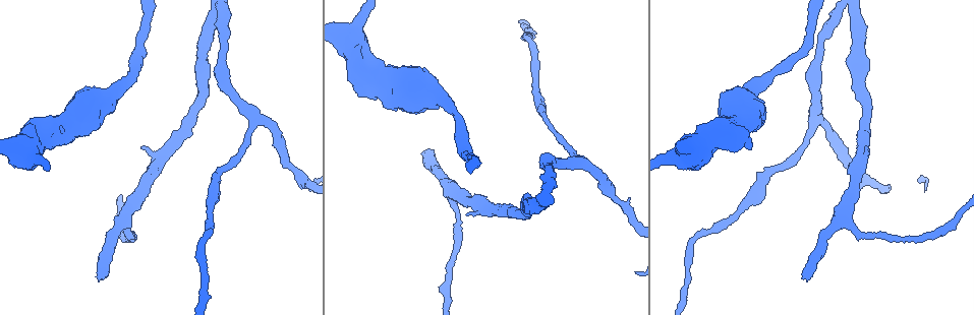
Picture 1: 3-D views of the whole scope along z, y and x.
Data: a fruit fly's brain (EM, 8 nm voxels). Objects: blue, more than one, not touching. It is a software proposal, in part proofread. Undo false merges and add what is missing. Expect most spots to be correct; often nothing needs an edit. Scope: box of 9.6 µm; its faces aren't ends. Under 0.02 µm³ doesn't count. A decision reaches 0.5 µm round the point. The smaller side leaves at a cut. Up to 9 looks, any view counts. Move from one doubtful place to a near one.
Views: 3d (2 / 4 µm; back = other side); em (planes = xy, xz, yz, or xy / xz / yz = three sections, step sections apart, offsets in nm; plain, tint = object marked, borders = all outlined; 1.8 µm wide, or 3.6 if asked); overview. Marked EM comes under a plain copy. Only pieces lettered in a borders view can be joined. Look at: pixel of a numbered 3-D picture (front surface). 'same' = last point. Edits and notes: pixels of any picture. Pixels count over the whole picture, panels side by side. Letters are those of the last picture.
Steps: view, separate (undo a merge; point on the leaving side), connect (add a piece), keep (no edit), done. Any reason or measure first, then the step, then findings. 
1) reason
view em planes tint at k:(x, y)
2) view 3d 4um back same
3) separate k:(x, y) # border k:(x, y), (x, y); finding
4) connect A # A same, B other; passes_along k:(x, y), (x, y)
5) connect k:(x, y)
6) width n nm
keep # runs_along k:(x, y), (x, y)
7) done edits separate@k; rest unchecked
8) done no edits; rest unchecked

calibre changes
view 3d 4um at 1:(677, 158)

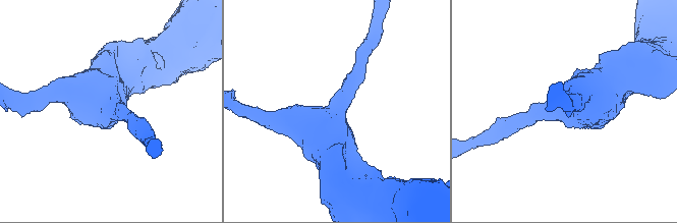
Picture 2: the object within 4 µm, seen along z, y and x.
shape alone is not enough
view em 3.6um planes tint at 2:(110, 107)

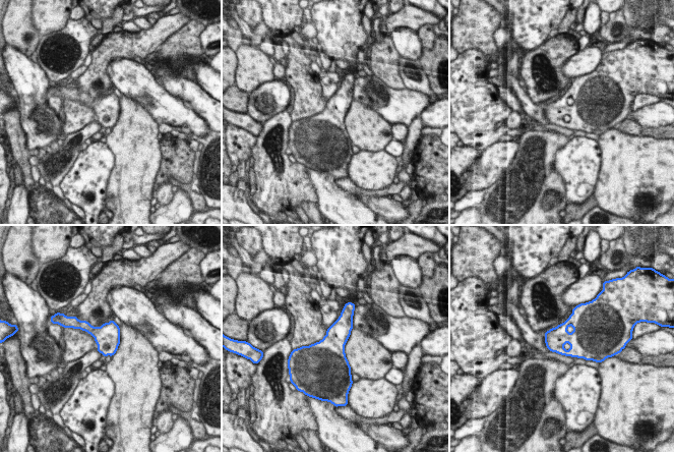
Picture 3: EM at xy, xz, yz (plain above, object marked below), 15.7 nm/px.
see the neighbours
view em 3.6um planes borders same

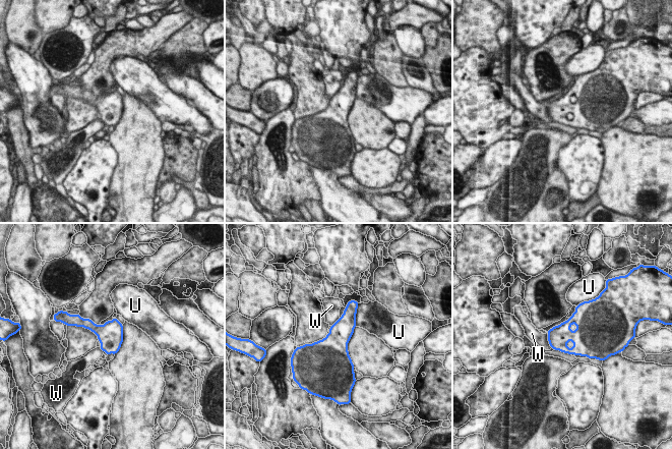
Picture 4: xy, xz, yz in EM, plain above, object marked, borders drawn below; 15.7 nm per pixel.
width 400 nm; longest_contact U 300 nm
keep # U other, W other; continuous, no second neuron

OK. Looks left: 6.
branch stops here
view em xz step 16 tint at 1:(807, 280)

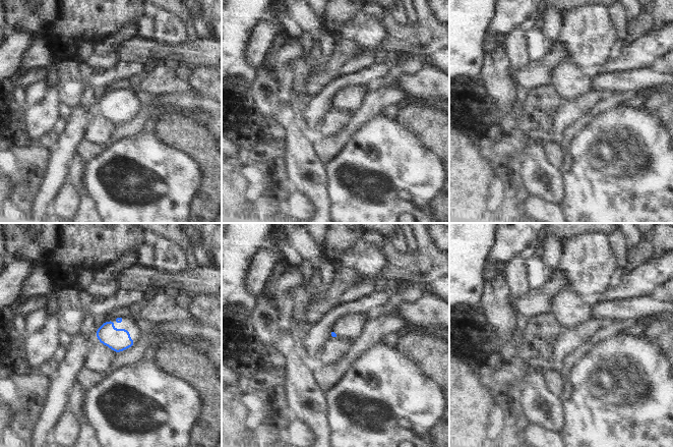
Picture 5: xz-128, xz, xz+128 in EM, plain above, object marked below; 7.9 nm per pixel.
view em planes borders same

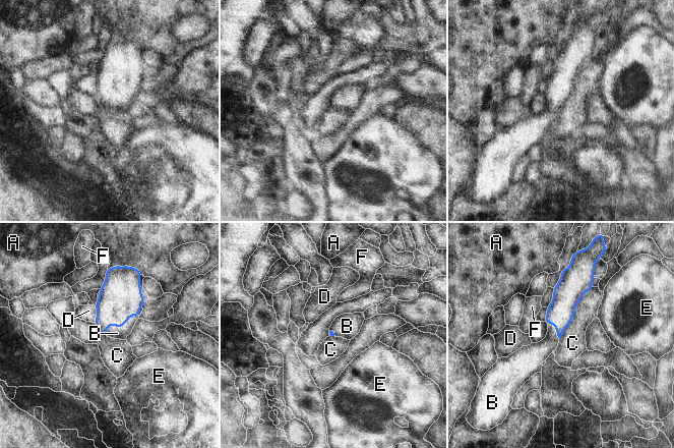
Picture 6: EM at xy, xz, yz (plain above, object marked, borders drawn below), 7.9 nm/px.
longest_contact C 480 nm
connect B # A other, B same, C other, D other, E other, F other; passes_along 6:(120, 296), (119, 327), (117, 333); it goes on there

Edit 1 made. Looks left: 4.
calibre changes
view em xy step 16 tint at 1:(126, 222)

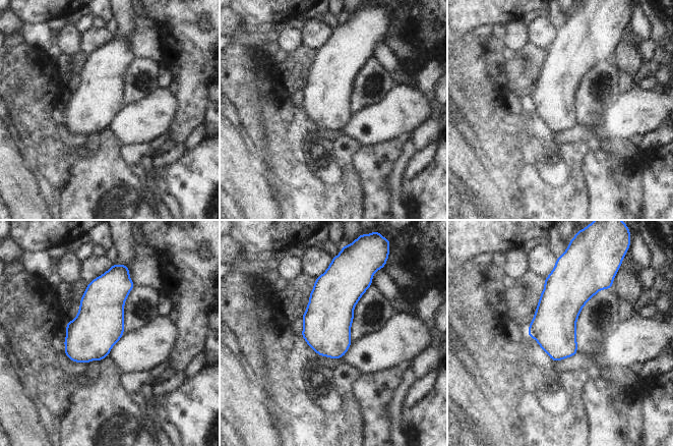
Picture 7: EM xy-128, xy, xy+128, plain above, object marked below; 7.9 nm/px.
cut it another way
view em yz step 4 borders same

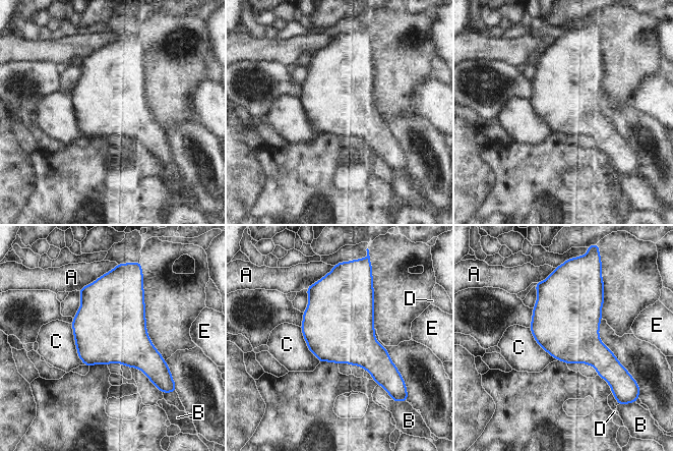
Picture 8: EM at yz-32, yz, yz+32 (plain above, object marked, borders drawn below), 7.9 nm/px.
width 550 nm
keep # A other, B other, C other, D other, E other; border 8:(70, 324), (76, 353), (85, 364); continuous, no second neuron

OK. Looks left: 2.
free end
view em xz step 8 tint at 1:(140, 147)

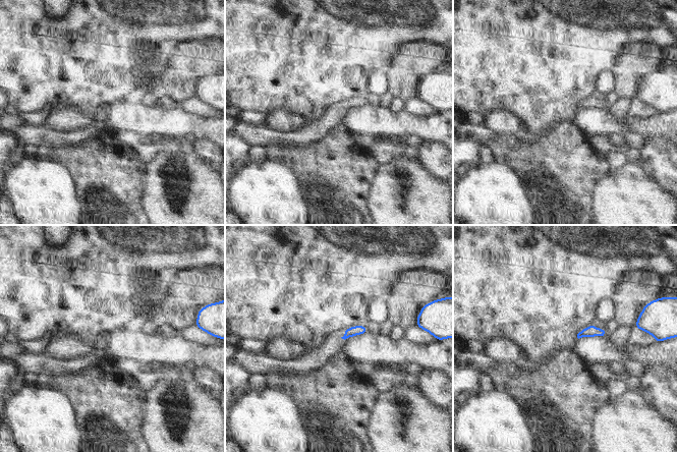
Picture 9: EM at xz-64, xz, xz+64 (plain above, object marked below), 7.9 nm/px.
view em planes borders same

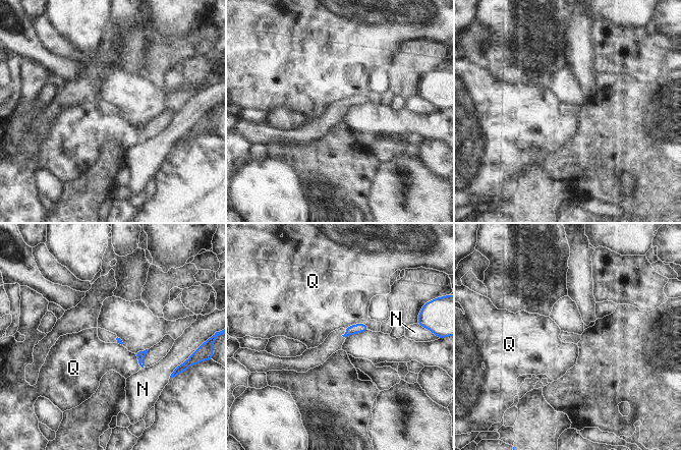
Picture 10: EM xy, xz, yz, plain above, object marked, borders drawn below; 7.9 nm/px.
keep # N other, Q other; border 10:(365, 322), (348, 325), (344, 328); none of them fits

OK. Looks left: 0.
done edits connect@6; rest unchecked

